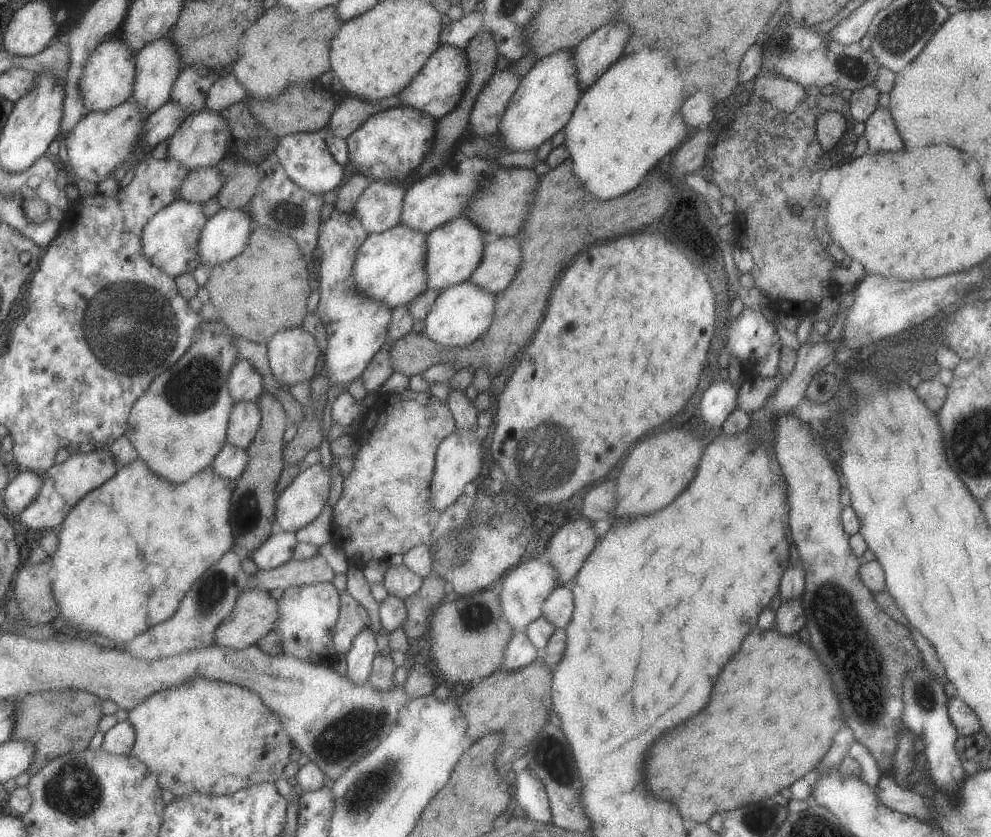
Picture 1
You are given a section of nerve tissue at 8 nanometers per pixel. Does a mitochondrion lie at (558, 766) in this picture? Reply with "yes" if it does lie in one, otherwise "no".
yes

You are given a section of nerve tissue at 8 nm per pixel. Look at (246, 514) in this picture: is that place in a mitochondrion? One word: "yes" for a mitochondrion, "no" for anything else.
yes

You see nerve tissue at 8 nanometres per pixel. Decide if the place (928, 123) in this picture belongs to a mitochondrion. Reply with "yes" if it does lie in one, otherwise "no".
no

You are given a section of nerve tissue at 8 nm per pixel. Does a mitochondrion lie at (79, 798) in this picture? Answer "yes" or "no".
yes

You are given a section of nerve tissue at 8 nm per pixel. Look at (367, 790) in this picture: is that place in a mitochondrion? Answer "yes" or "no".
yes

